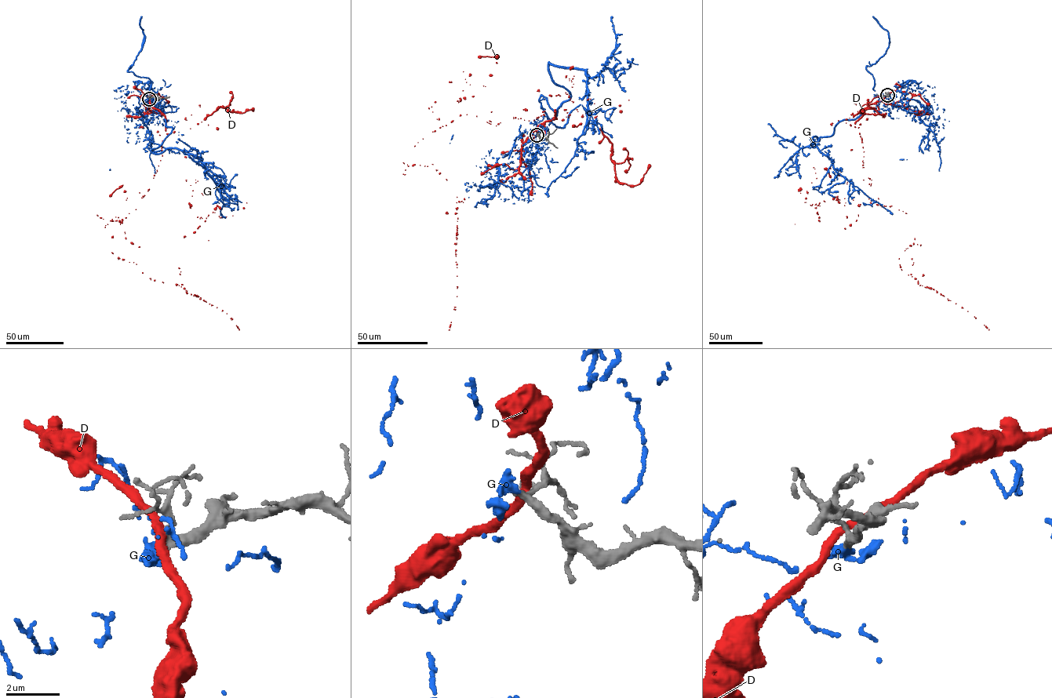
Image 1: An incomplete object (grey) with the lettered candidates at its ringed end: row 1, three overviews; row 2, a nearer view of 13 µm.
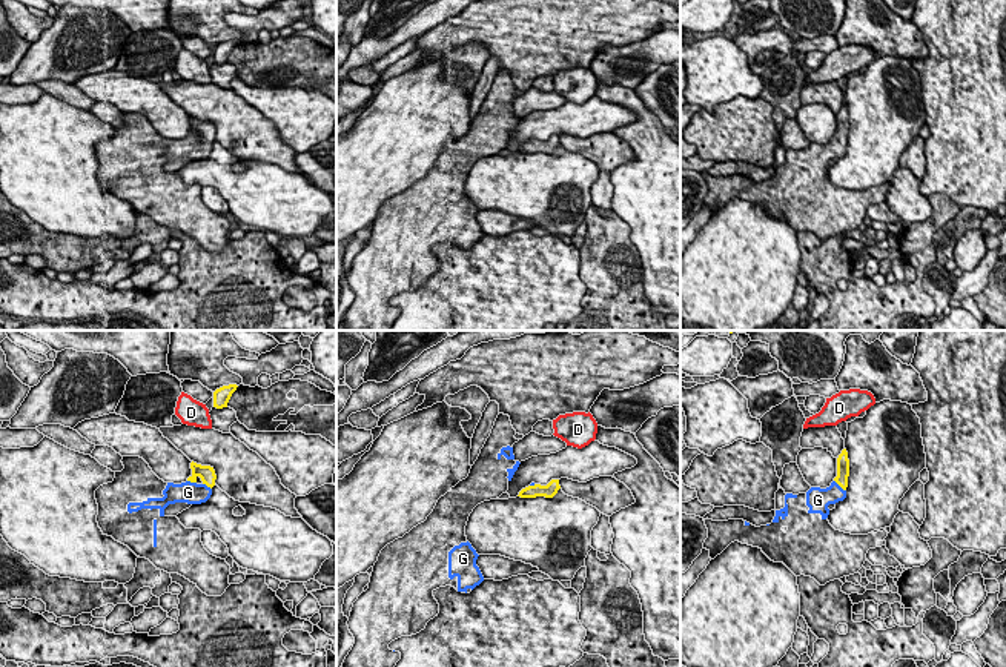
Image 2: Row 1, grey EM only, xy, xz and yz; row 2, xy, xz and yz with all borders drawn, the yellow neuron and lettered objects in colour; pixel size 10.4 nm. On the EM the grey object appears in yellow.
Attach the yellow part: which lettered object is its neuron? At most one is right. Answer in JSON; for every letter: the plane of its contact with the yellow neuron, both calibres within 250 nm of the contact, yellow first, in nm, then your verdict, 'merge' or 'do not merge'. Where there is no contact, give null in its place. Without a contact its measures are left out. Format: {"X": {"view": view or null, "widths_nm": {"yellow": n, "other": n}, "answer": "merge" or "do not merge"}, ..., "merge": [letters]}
{"D": {"view": null, "answer": "do not merge"}, "G": {"view": "yz", "widths_nm": {"yellow": 130, "other": 220}, "answer": "merge"}, "merge": ["G"]}

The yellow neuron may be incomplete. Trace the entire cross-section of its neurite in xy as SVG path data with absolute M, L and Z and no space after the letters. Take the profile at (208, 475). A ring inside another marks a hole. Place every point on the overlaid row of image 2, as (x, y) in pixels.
M123 456L121 463L124 469L115 472L114 481L95 490L97 523L103 535L127 546L137 556L149 559L157 569L184 576L207 596L221 596L230 586L230 566L204 549L200 529L186 529L177 516L164 515L169 504L206 503L217 480L213 467L192 461L192 475L187 481L174 484L160 480L140 456Z

